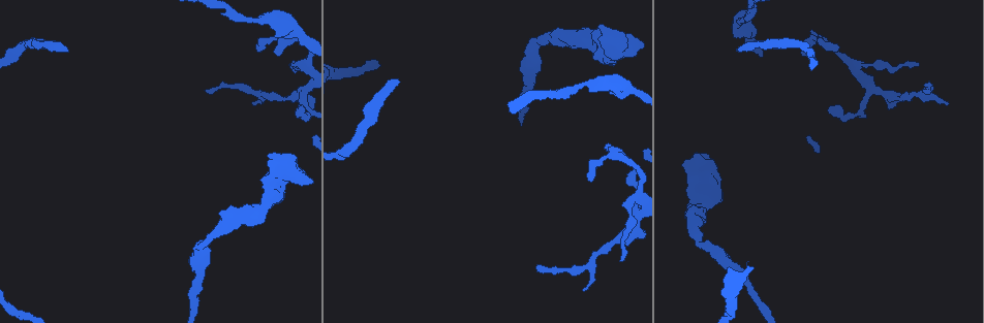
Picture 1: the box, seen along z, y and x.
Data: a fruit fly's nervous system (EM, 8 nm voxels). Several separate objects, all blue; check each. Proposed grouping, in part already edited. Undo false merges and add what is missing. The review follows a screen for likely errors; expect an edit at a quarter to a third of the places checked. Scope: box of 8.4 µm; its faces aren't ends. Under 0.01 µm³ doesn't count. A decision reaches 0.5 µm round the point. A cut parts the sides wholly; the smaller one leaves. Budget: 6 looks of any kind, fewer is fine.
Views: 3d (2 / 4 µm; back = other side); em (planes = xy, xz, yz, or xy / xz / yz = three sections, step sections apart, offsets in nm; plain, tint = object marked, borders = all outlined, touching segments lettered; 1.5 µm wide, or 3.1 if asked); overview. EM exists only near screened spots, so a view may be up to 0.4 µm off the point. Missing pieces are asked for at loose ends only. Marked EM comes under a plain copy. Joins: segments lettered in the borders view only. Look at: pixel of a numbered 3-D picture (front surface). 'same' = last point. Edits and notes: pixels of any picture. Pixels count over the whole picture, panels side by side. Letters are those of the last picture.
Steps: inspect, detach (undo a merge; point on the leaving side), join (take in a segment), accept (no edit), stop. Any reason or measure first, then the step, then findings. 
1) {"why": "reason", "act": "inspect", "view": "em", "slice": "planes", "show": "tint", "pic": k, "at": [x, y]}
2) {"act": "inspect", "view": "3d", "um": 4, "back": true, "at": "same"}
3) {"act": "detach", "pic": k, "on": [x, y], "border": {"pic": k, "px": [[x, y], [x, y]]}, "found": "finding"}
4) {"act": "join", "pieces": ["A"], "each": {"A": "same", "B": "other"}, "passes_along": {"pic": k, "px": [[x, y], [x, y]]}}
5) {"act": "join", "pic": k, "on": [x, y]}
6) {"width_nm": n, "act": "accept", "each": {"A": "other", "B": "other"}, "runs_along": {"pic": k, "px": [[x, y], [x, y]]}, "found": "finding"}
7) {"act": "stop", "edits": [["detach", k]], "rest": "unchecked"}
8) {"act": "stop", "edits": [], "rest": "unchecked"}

{"why": "thick turns thin", "act": "inspect", "view": "3d", "um": 4, "pic": 1, "at": [247, 19]}

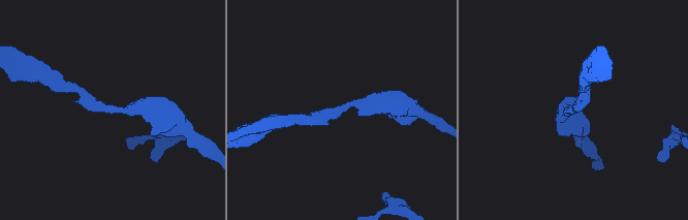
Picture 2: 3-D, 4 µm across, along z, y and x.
{"act": "inspect", "view": "em", "slice": "xy", "step": 4, "show": "tint", "pic": 2, "at": [346, 108]}

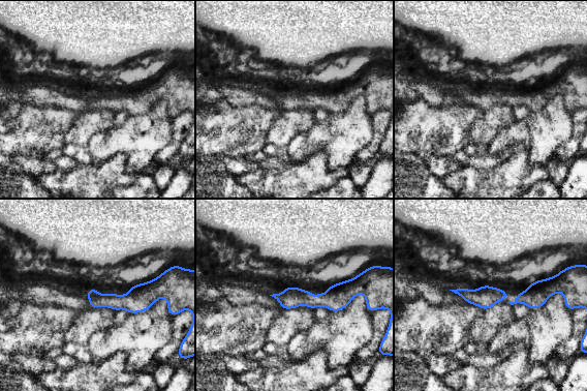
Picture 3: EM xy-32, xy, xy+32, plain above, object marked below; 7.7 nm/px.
{"why": "cut it another way", "act": "inspect", "view": "em", "slice": "planes", "show": "borders", "at": "same"}

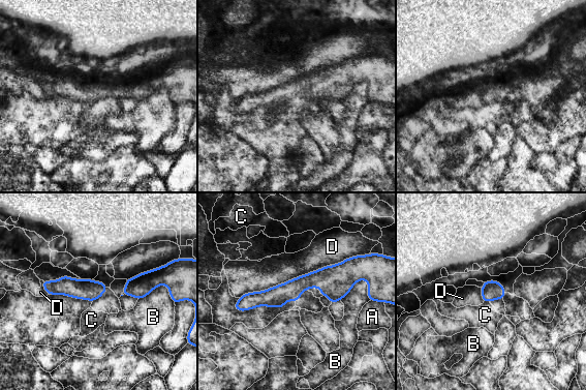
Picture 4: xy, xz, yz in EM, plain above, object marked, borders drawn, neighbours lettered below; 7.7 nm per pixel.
{"longest_contact_nm": ["D", 750], "act": "accept", "each": {"A": "other", "B": "other", "C": "other", "D": "other"}, "runs_along": {"pic": 4, "px": [[357, 276], [313, 278], [237, 306]]}, "found": "one cell here"}

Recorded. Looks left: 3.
{"why": "branch stops here", "act": "inspect", "view": "3d", "um": 4, "pic": 1, "at": [260, 52]}

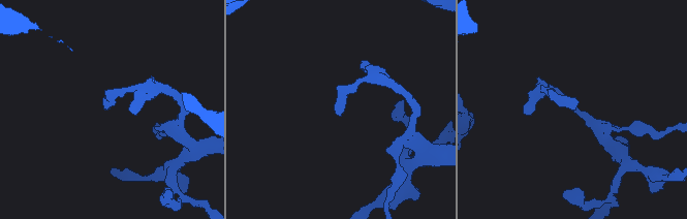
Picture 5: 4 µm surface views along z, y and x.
{"act": "inspect", "view": "em", "slice": "planes", "show": "borders", "pic": 5, "at": [340, 113]}

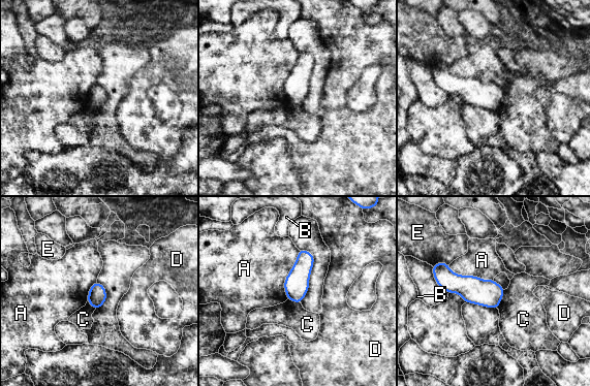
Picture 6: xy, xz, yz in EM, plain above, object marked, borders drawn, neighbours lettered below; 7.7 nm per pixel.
{"width_nm": 140, "act": "accept", "each": {"A": "other", "B": "other", "C": "other", "D": "other", "E": "other"}, "border": {"pic": 6, "px": [[504, 290], [501, 301], [496, 308]]}, "found": "none of them fits"}

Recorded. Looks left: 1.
{"why": "an open end", "act": "inspect", "view": "em", "slice": "planes", "show": "borders", "pic": 1, "at": [917, 65]}

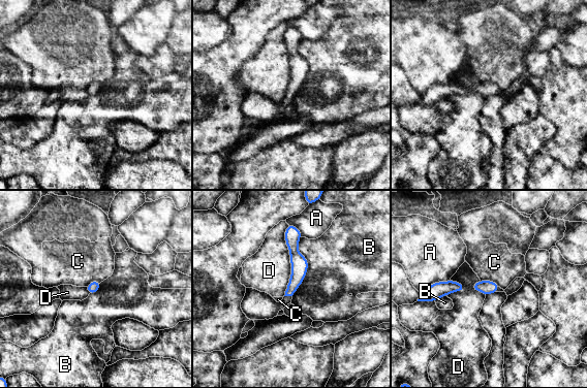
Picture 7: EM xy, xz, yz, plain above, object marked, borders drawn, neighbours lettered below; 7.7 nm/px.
{"act": "accept", "each": {"A": "other", "B": "other", "C": "other", "D": "other"}, "runs_along": {"pic": 7, "px": [[290, 227], [297, 278], [287, 293]]}, "found": "none of them fits"}

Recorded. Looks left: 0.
{"act": "stop", "edits": [], "rest": "unchecked"}

